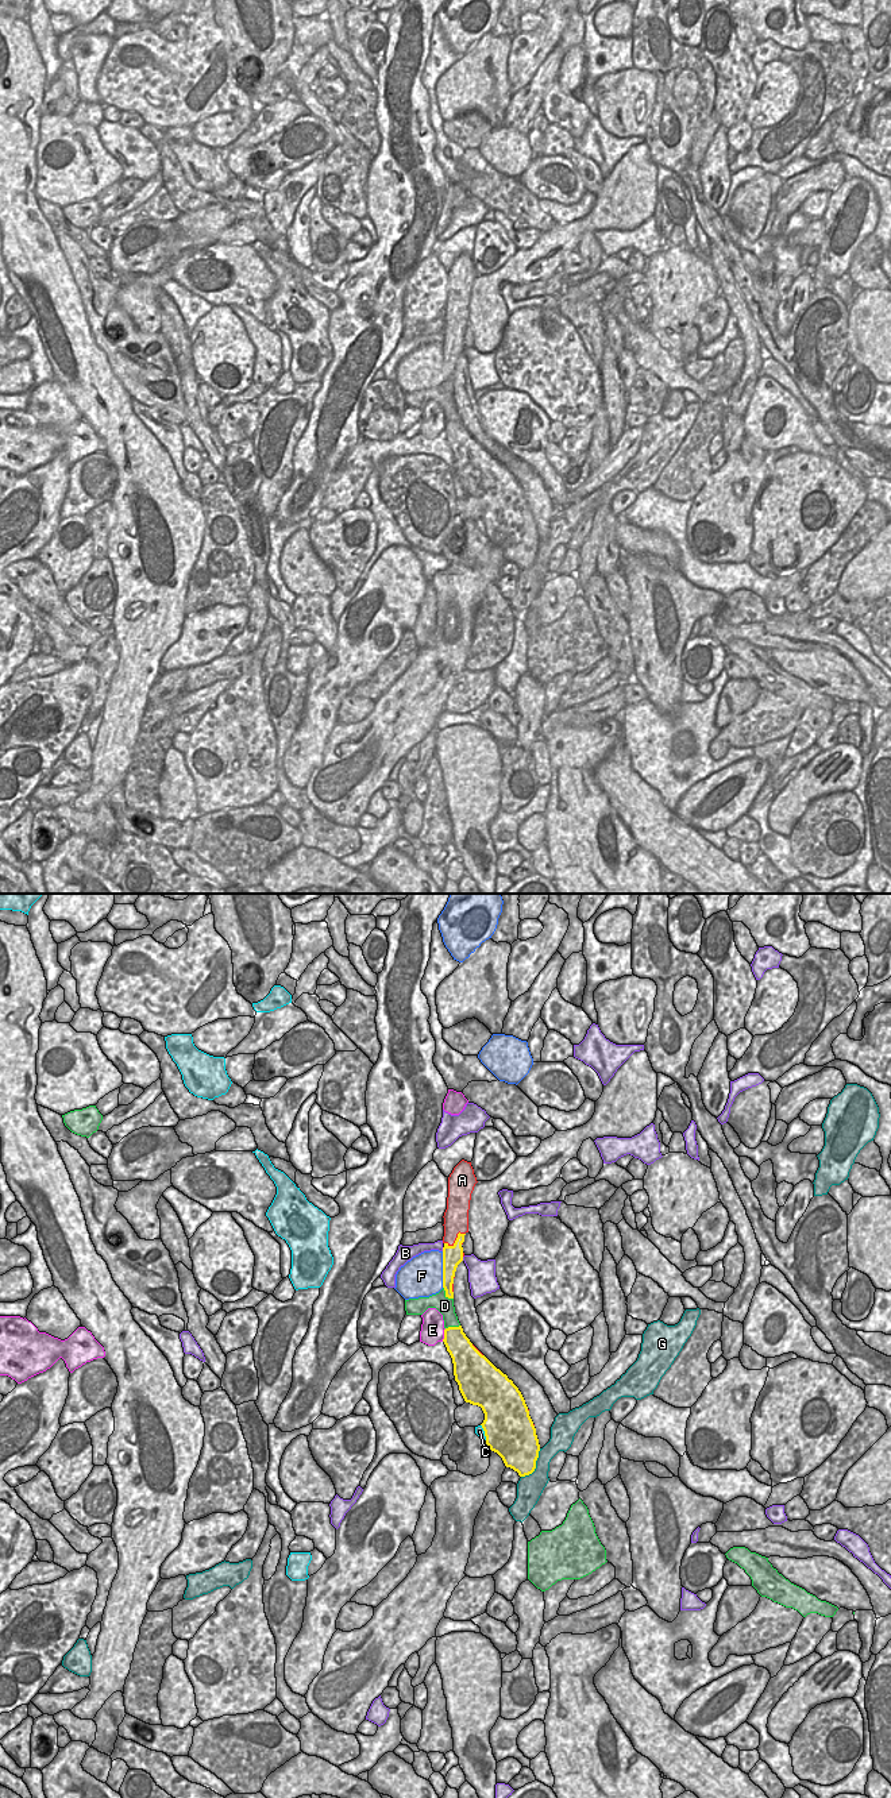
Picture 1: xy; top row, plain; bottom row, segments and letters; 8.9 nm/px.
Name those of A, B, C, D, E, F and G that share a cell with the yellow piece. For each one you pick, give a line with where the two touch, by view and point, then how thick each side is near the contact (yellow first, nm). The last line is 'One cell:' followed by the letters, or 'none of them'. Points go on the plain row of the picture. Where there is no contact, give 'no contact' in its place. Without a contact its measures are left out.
A: meets yellow in xy at (456, 332); 190 nm thick on the yellow side, 220 nm on the other
One cell: A

